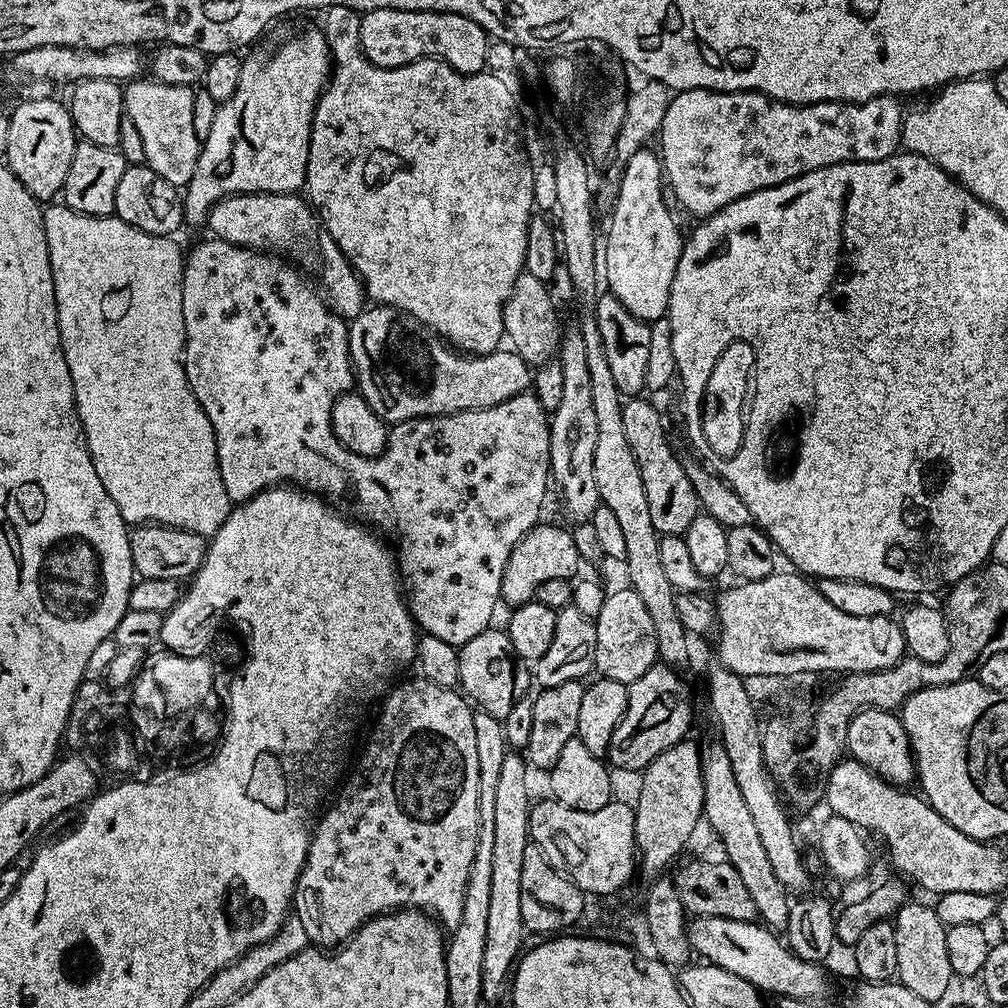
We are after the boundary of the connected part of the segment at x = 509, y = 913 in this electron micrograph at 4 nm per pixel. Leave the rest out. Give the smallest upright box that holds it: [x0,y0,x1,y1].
[482,751,534,1000]

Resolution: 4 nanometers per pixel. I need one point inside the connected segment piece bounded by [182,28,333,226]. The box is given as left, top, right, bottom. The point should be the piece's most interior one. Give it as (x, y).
(260, 140)

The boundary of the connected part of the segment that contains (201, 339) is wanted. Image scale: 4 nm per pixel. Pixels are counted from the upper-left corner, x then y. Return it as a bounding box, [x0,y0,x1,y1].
[184,238,550,646]

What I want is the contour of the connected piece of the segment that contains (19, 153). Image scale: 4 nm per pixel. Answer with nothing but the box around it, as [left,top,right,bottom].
[3,96,78,202]

